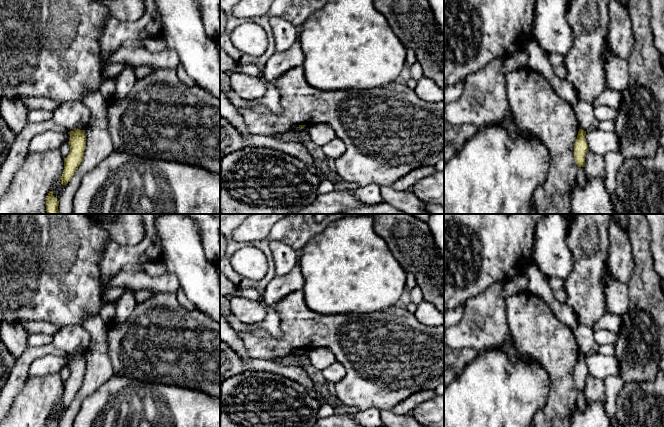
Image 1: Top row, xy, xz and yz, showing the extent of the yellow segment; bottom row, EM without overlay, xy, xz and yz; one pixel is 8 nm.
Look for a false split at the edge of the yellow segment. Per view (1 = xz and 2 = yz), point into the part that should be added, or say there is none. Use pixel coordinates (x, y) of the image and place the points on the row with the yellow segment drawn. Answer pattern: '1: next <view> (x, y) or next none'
1: next none
2: next none

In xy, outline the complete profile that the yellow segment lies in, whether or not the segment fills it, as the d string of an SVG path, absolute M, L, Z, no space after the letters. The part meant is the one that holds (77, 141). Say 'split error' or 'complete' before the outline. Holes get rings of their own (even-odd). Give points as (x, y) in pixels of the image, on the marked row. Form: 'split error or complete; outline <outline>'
complete; outline M74 130L70 132L70 153L64 158L64 170L61 176L61 184L66 185L78 169L84 156L86 147L85 130Z

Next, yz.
complete; outline M579 129L577 139L574 143L574 157L578 167L585 167L585 157L589 150L585 135L586 131Z

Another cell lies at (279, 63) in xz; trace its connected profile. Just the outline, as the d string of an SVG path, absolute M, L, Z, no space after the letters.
M297 39L293 45L285 51L275 52L266 62L262 75L264 78L275 85L275 81L290 69L302 66L304 54L300 42Z

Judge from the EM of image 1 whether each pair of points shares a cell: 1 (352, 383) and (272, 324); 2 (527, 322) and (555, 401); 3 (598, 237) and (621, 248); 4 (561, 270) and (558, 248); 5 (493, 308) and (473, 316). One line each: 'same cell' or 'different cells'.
1: different cells
2: same cell
3: different cells
4: same cell
5: same cell

